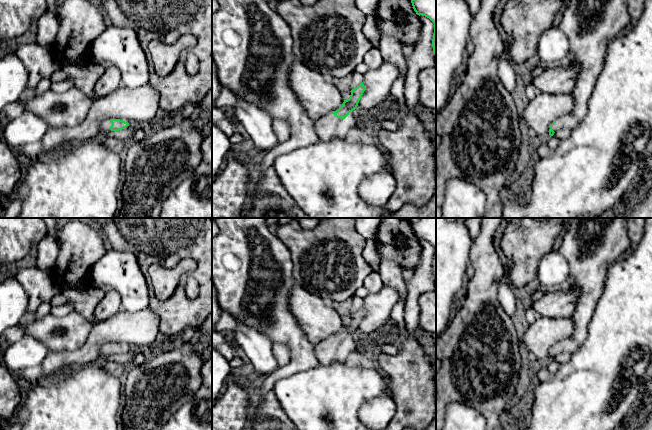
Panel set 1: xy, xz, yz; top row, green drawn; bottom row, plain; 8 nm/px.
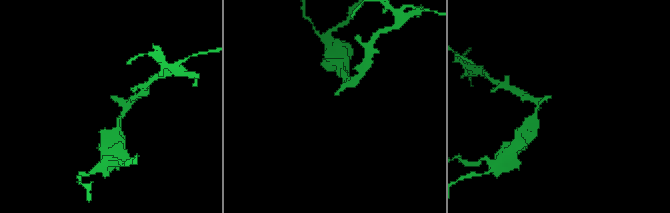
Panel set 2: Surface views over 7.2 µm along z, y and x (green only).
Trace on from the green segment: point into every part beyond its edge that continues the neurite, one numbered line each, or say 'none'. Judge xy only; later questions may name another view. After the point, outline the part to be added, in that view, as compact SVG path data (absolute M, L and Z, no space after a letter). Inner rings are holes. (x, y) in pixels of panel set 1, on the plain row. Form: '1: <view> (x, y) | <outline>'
1: xy (105, 349) | M105 344L100 348L101 356L107 356L110 354L112 347L109 344Z

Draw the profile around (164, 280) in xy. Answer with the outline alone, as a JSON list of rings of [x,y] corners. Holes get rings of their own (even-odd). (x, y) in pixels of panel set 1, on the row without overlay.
[[[189,257],[174,266],[153,263],[148,269],[151,294],[160,301],[167,301],[177,289],[181,276],[195,269],[196,262]]]

